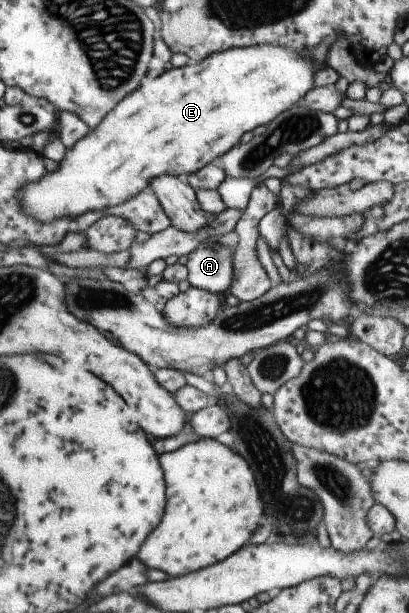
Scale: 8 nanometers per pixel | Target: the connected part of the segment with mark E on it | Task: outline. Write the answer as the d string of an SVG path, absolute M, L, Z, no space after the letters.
M263 44L247 48L227 49L215 54L211 53L201 62L188 63L180 68L171 67L168 71L163 71L153 79L144 76L139 86L133 92L127 94L121 102L118 102L115 108L107 114L107 118L103 118L103 122L99 122L99 126L95 126L95 130L89 130L83 138L77 139L77 142L74 142L67 148L65 158L59 162L59 166L57 166L55 172L45 172L39 182L28 182L22 189L18 190L18 204L21 204L20 208L22 212L26 216L35 218L37 222L50 223L55 218L61 219L61 216L73 220L85 214L85 212L91 210L101 211L107 207L114 207L132 199L141 191L147 191L148 183L155 177L163 175L177 177L179 174L190 175L198 171L202 166L210 163L211 160L217 158L217 156L221 156L232 146L235 146L245 132L249 132L253 128L257 128L257 126L266 125L279 113L286 111L291 106L295 106L297 100L300 100L307 91L311 90L312 75L321 67L317 67L314 63L311 63L306 56L302 51L297 53L295 49L289 47L276 47L274 44Z

